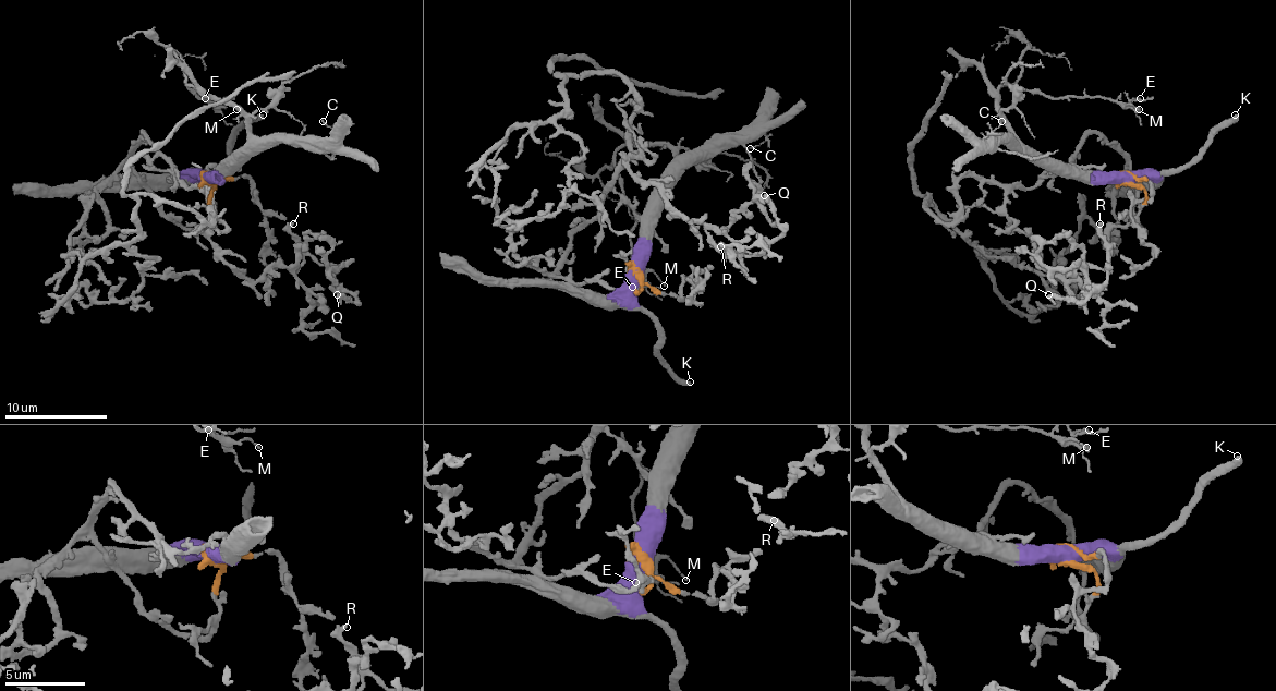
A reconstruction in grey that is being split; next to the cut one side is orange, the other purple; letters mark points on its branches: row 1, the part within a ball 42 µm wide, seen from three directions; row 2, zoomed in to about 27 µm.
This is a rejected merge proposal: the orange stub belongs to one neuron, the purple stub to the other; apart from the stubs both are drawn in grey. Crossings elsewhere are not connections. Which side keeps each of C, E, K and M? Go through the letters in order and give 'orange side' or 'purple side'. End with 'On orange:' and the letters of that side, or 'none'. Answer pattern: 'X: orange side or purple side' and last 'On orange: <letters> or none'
C: purple side
E: purple side
K: purple side
M: purple side
On orange: none

